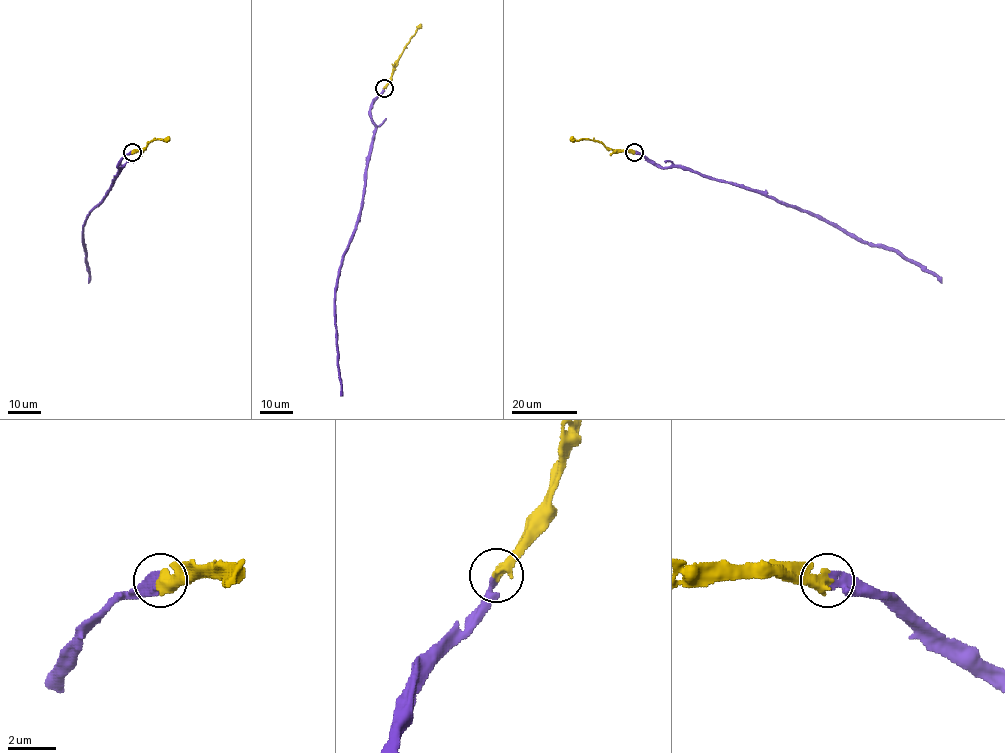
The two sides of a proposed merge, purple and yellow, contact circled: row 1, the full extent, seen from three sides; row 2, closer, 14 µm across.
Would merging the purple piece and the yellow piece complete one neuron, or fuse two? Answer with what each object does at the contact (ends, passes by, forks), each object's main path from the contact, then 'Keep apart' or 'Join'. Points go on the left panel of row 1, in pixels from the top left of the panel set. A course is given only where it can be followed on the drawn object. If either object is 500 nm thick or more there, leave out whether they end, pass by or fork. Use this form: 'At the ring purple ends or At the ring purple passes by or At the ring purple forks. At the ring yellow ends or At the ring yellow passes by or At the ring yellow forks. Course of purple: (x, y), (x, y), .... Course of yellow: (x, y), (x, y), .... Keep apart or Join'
At the ring purple ends. At the ring yellow ends. Course of purple: (132, 151), (120, 160), (119, 166), (123, 166), (84, 223), (82, 242), (88, 283). Course of yellow: (132, 152), (140, 151), (152, 140), (168, 139). Join

